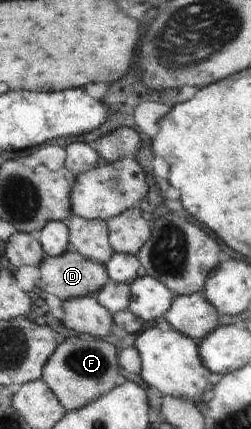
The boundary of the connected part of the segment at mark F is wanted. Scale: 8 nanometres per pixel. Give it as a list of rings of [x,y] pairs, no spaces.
[[[87,335],[70,336],[60,341],[43,368],[43,381],[50,387],[60,404],[70,411],[78,410],[108,394],[124,378],[120,375],[118,352],[112,343]]]

